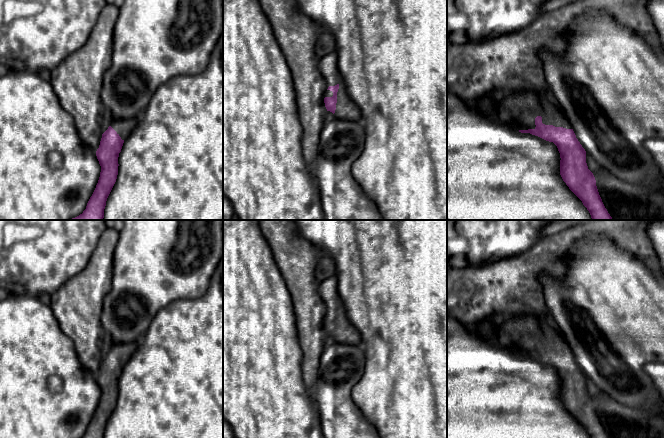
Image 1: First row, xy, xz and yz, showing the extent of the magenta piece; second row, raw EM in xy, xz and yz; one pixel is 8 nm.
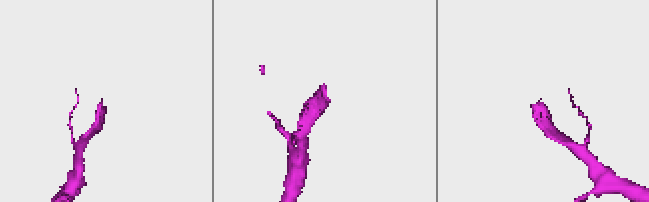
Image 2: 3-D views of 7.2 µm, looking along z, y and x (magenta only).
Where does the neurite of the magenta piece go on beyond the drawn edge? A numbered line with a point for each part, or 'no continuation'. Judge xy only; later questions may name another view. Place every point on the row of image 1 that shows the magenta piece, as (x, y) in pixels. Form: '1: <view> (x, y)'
1: xy (123, 127)

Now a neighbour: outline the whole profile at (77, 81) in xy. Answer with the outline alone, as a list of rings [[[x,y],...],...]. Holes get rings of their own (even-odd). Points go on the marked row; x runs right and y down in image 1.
[[[109,0],[101,10],[87,42],[50,72],[50,83],[61,106],[72,116],[81,140],[97,151],[102,138],[102,116],[106,110],[101,99],[104,73],[112,64],[113,33],[119,15],[119,3]]]

